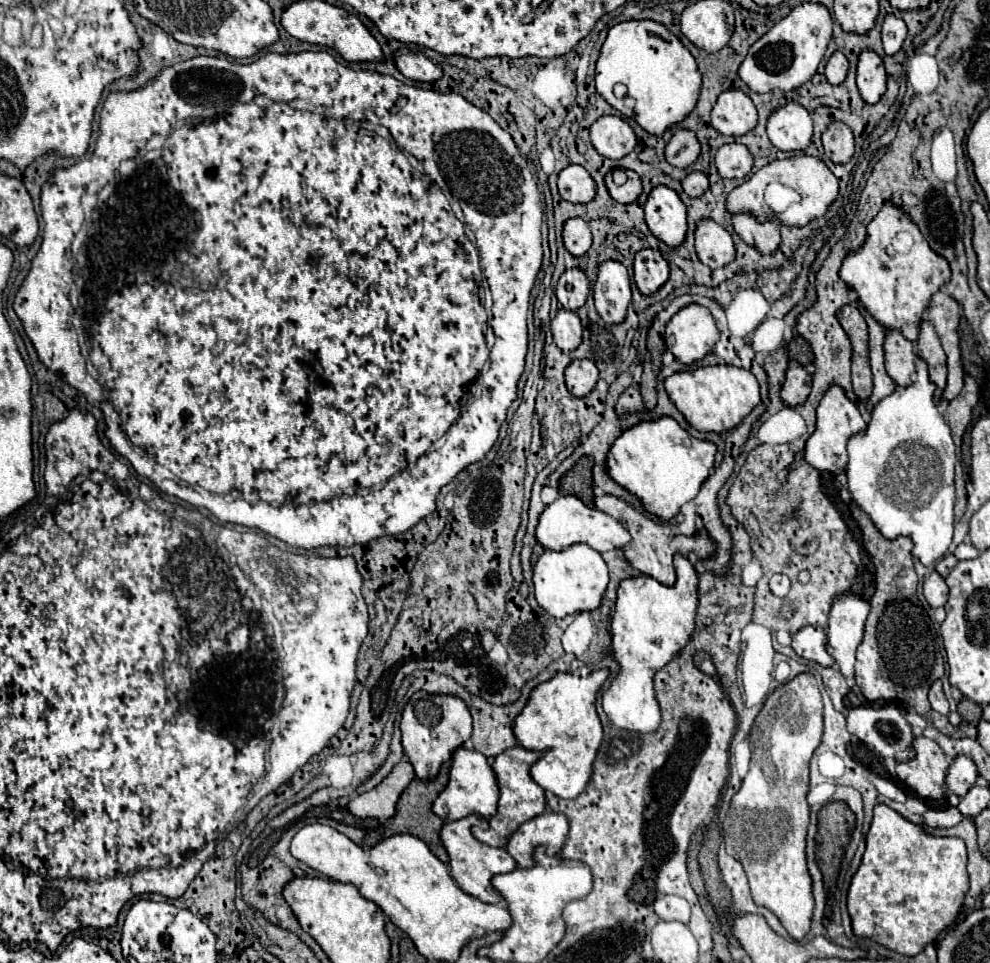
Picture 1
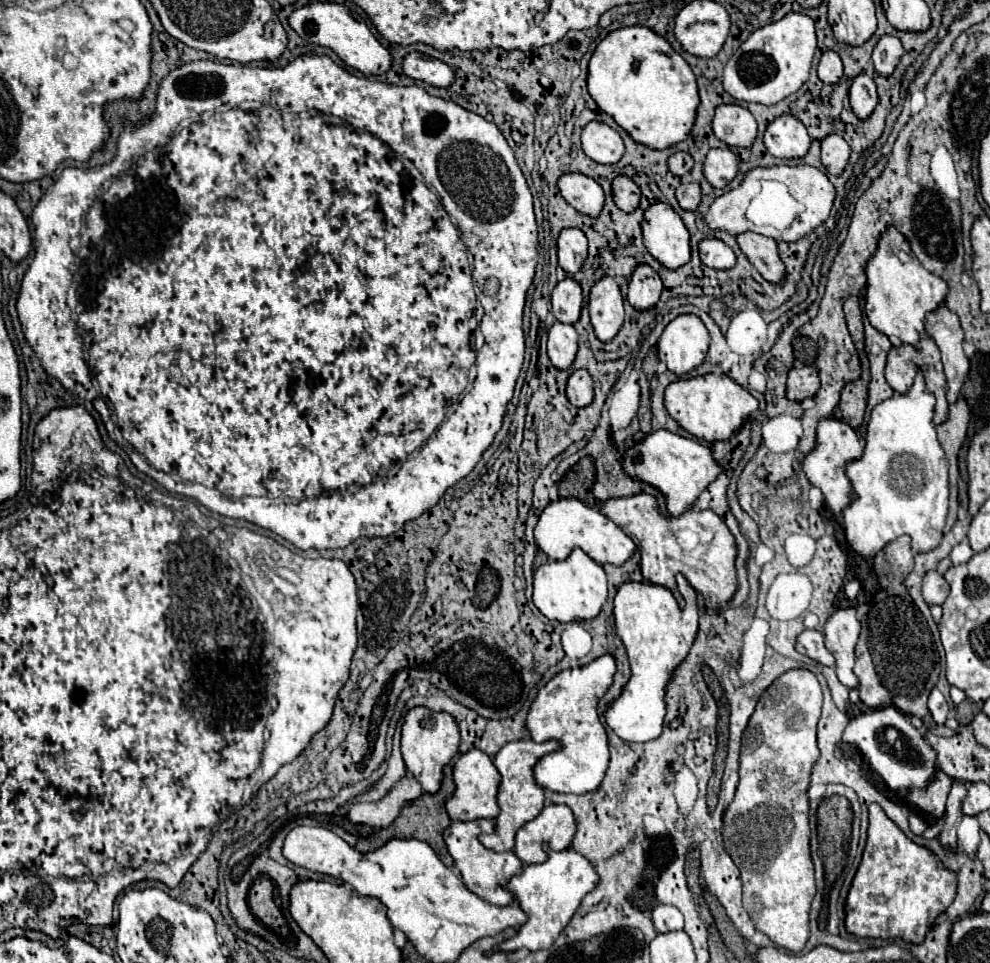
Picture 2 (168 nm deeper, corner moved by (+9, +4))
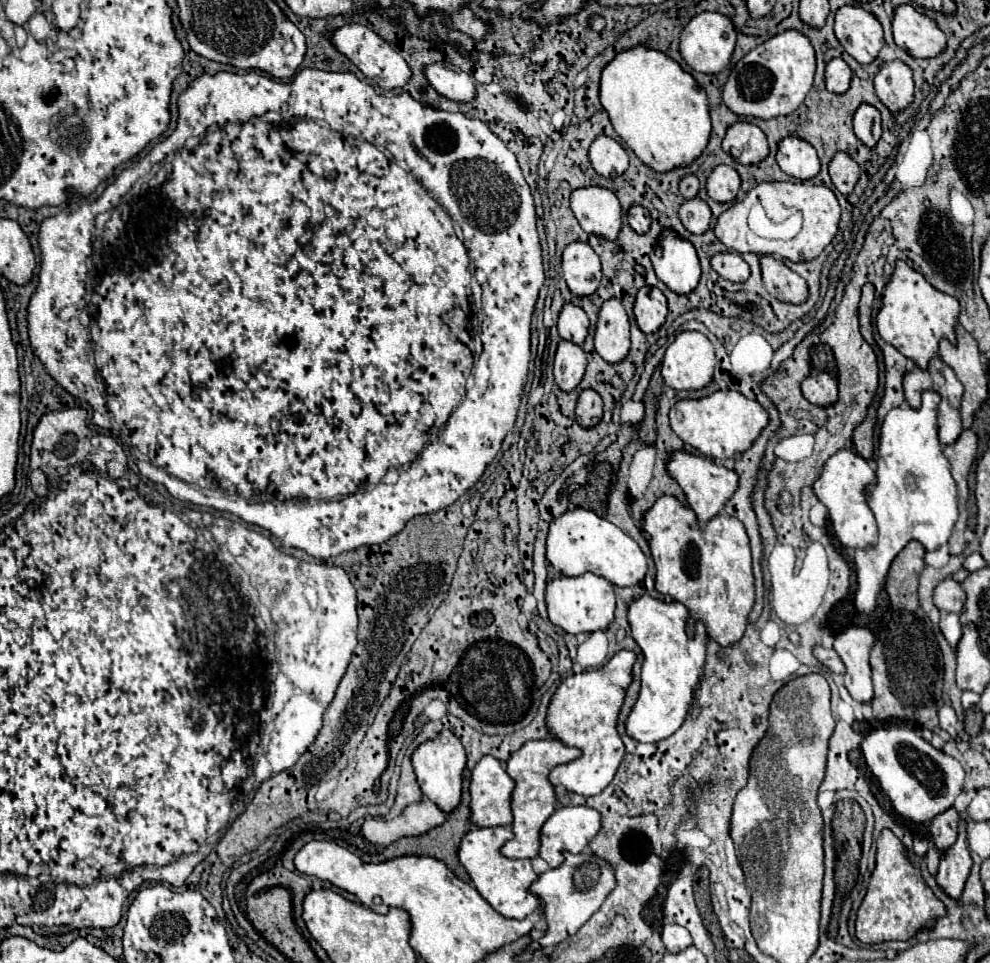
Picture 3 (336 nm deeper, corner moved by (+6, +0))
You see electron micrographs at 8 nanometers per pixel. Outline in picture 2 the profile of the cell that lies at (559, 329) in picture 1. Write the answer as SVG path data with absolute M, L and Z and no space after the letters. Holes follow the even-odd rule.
M556 322L548 334L548 356L558 370L568 370L578 352L578 334L572 324Z

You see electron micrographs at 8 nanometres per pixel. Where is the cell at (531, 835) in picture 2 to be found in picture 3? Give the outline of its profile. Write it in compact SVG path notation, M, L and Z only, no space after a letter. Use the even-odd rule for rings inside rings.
M565 806L555 810L541 828L539 856L557 868L563 862L563 852L579 854L601 828L599 814L587 806Z

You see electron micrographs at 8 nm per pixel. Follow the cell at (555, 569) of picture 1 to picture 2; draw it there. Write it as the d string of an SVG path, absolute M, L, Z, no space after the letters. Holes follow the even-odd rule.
M576 548L562 562L546 562L534 572L534 604L548 618L558 622L596 618L608 598L606 574L600 564Z

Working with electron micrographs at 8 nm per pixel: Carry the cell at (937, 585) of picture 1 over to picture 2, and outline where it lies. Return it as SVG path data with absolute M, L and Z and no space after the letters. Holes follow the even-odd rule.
M930 570L924 576L924 584L922 584L922 596L926 600L926 604L942 604L946 600L950 592L948 582L944 580L944 576L940 576L936 570Z

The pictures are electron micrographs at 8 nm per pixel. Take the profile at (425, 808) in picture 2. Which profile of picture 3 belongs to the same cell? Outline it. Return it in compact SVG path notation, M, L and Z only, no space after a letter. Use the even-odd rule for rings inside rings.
M465 780L465 786L463 786L463 794L461 794L461 802L459 806L447 814L447 820L441 824L441 826L435 826L431 828L427 834L421 834L421 836L411 836L411 838L399 838L397 842L389 844L387 848L383 848L379 854L365 854L363 858L367 862L385 862L389 858L395 858L395 856L401 856L401 854L425 854L425 856L433 856L433 858L439 858L443 860L449 870L453 870L453 874L457 874L461 880L469 882L469 874L465 872L465 868L461 866L459 858L457 858L457 848L459 848L459 842L461 838L465 836L465 832L471 828L471 822L469 822L469 790L467 790L467 782Z

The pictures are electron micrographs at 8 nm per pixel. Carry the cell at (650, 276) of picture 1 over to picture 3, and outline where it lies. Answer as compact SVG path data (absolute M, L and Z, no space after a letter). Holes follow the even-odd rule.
M643 286L637 292L637 300L635 300L633 312L635 312L639 328L645 334L655 332L665 322L665 316L667 316L667 298L665 298L665 294L659 288Z

